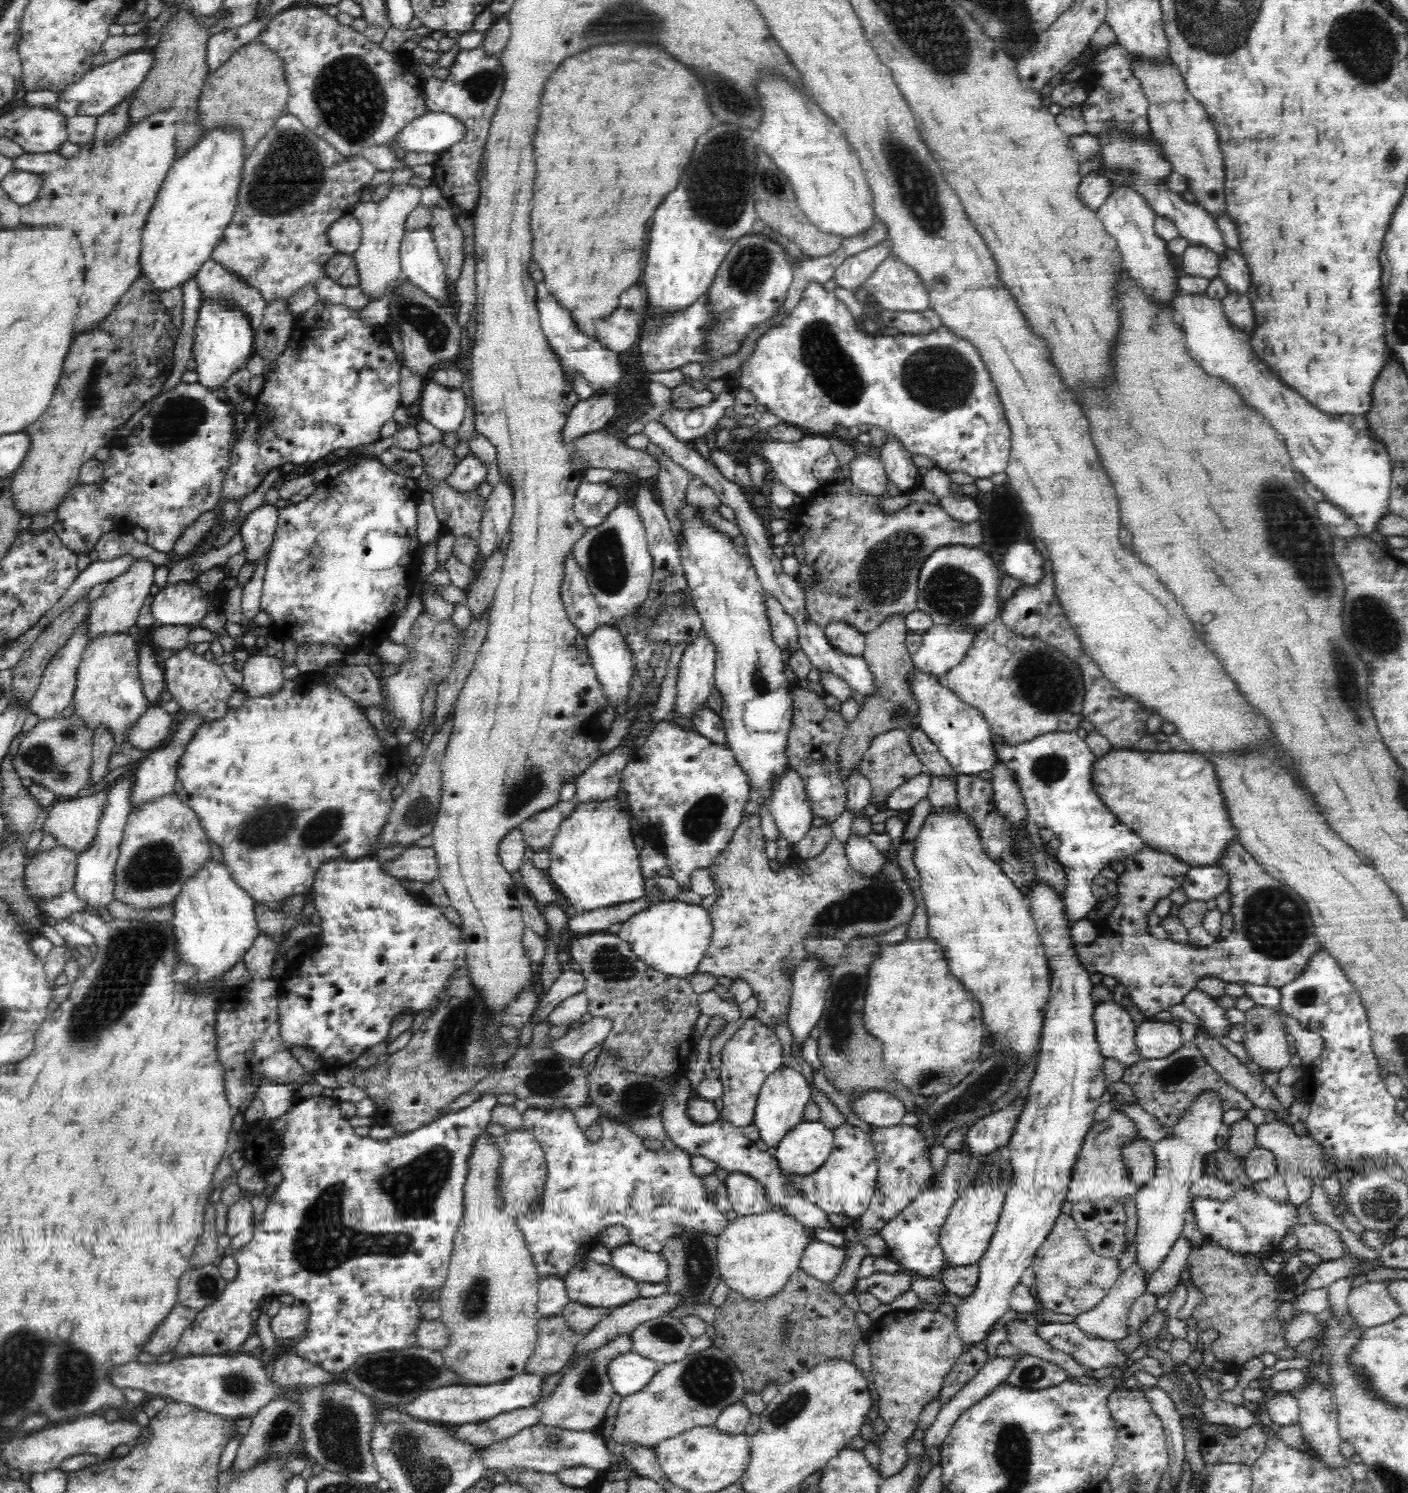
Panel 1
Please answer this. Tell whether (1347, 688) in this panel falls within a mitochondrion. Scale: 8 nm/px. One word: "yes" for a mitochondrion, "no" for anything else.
yes

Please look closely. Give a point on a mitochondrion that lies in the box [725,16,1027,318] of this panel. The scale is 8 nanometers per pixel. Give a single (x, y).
(922, 200)

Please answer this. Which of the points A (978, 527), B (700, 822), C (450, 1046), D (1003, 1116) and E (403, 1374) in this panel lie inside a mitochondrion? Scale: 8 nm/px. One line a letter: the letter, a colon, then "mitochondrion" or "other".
A: other
B: mitochondrion
C: mitochondrion
D: other
E: mitochondrion

